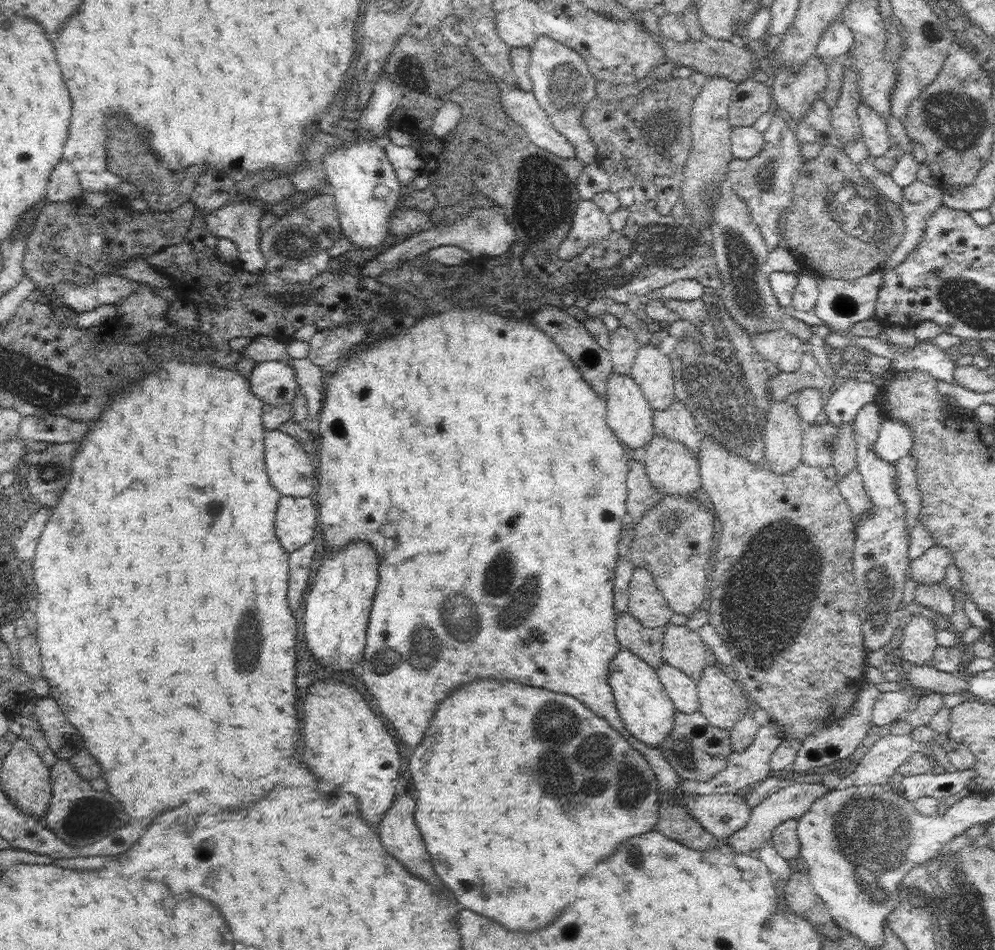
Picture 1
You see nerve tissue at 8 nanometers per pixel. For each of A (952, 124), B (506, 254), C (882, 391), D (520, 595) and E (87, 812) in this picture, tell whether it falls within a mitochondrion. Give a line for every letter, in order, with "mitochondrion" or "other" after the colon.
A: mitochondrion
B: other
C: other
D: mitochondrion
E: mitochondrion

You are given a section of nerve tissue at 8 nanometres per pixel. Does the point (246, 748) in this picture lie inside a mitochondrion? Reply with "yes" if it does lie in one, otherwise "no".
no

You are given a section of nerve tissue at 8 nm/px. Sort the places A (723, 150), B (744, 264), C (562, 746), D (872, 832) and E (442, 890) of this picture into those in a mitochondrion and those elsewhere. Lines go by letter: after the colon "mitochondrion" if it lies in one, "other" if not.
A: other
B: mitochondrion
C: mitochondrion
D: mitochondrion
E: other

